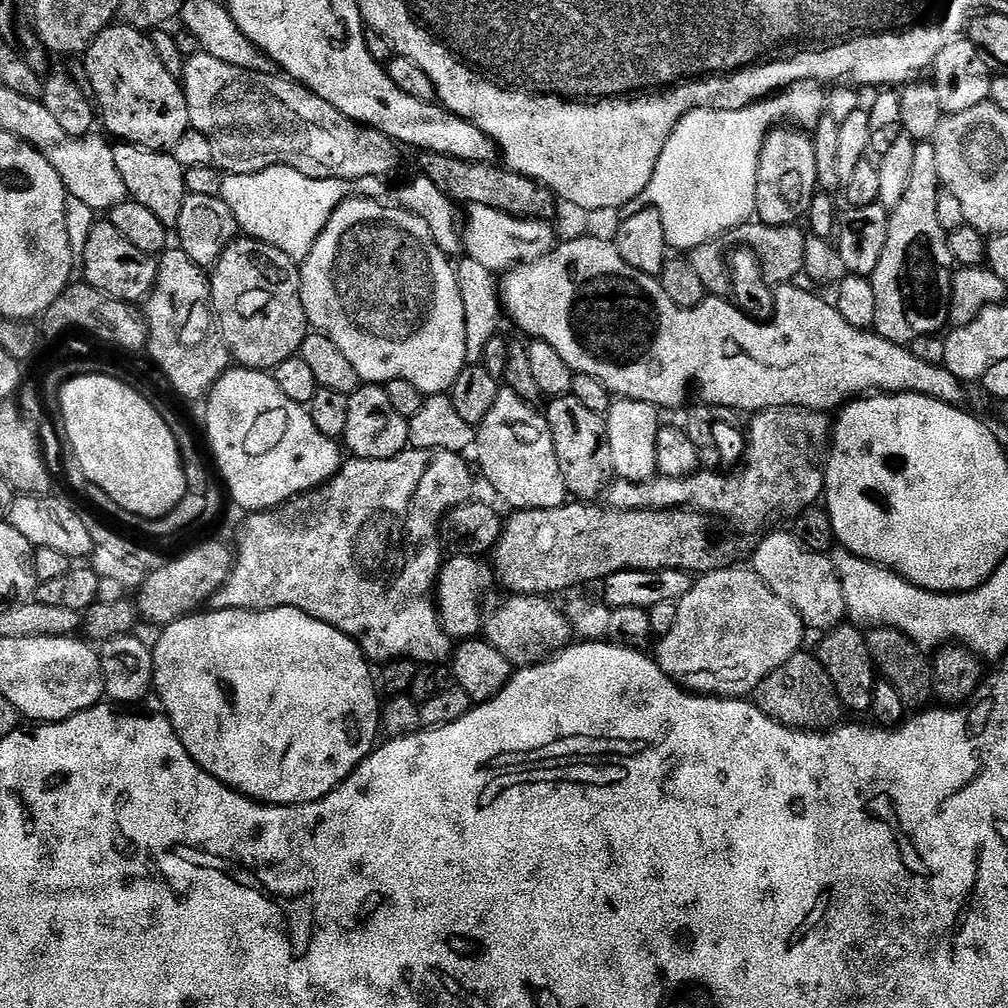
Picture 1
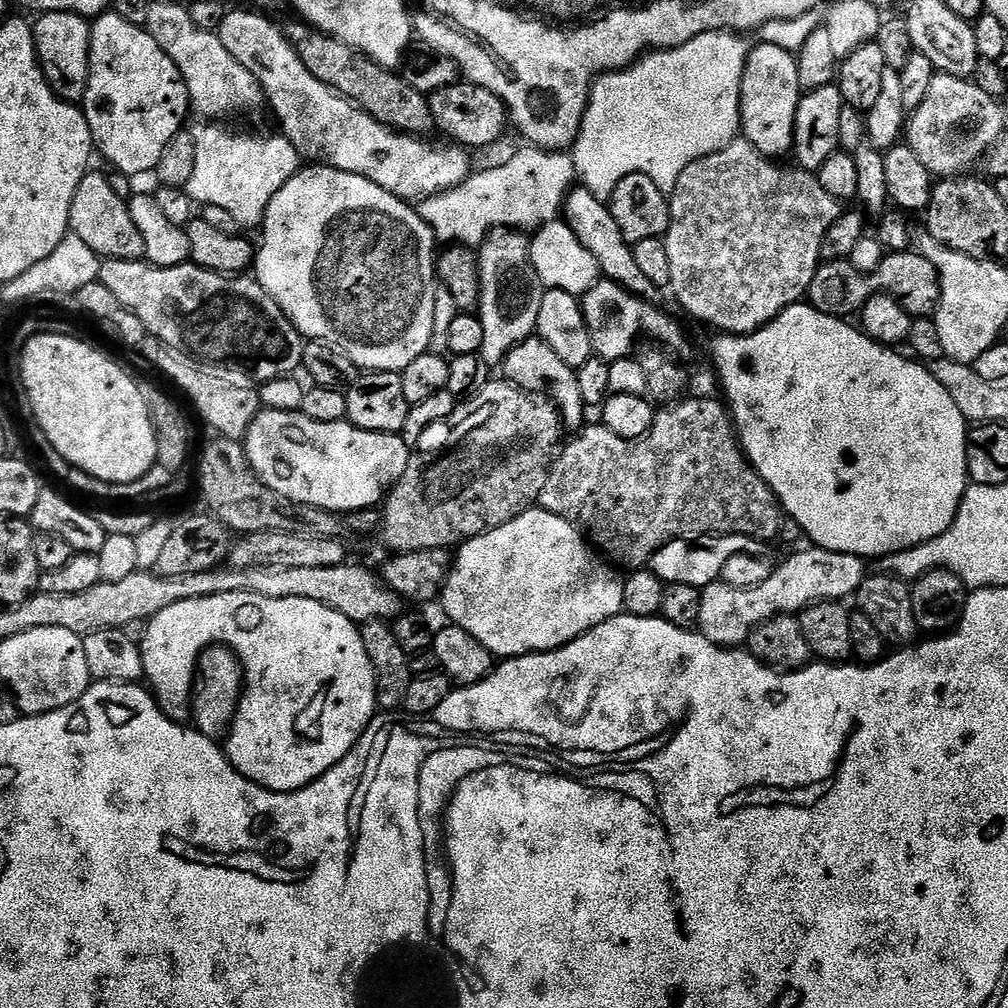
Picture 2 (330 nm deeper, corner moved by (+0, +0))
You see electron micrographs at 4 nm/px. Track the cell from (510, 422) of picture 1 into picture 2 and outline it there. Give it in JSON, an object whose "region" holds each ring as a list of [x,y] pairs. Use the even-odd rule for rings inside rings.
{"region":[[[496,228],[489,232],[478,249],[481,292],[478,315],[482,322],[482,350],[479,355],[496,370],[522,341],[536,331],[538,309],[542,307],[545,287],[530,262],[529,237],[514,228]]]}

